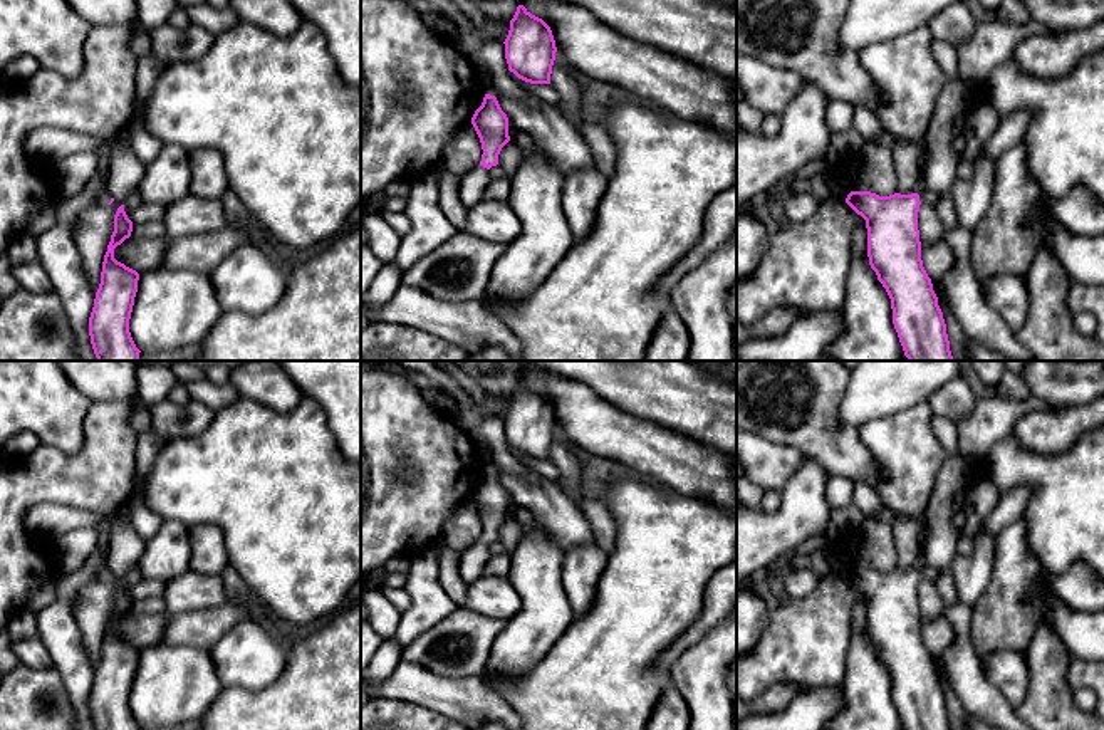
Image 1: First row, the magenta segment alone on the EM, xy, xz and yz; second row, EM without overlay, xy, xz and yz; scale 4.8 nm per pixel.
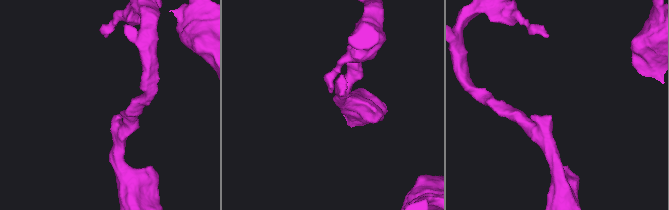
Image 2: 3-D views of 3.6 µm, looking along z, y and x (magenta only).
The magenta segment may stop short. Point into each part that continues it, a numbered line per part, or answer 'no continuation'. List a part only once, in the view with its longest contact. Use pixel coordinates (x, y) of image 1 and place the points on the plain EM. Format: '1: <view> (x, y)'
1: yz (928, 573)

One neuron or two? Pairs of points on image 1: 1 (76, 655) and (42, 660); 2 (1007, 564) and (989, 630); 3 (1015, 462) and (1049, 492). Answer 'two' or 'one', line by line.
1: two
2: one
3: one

